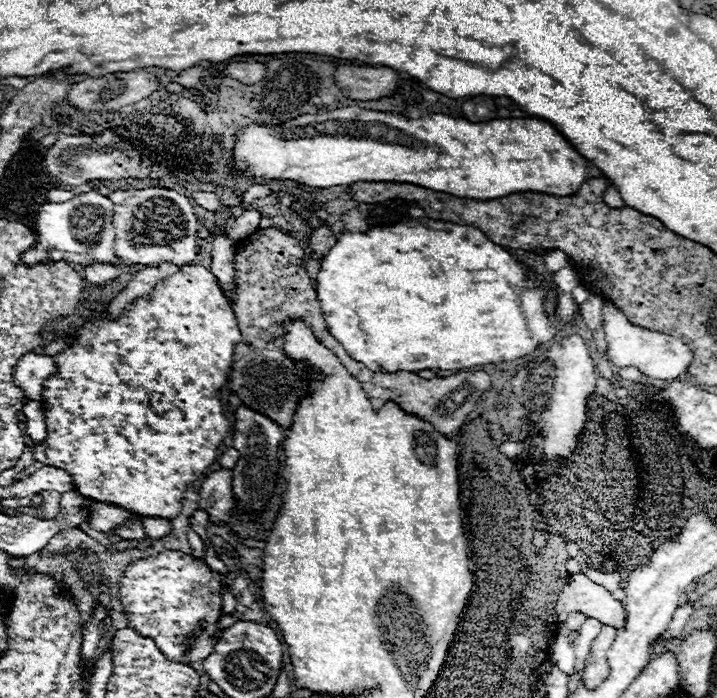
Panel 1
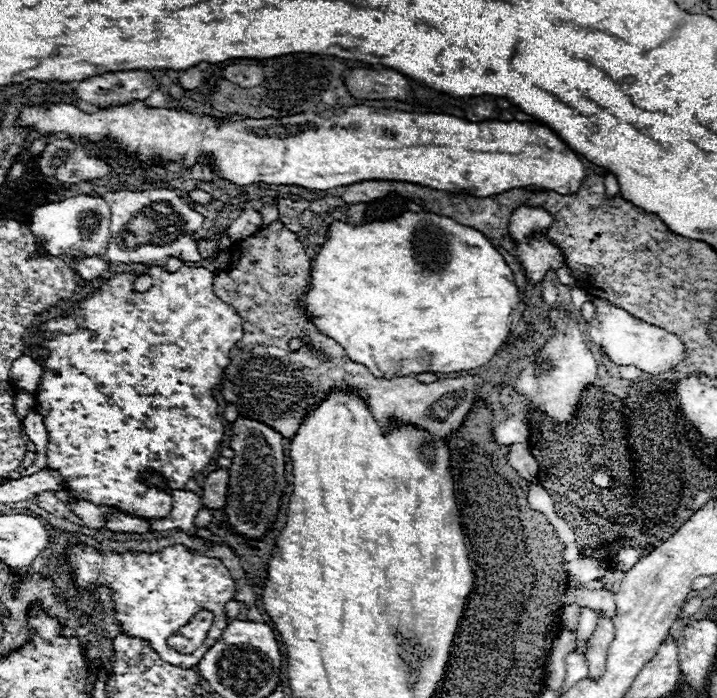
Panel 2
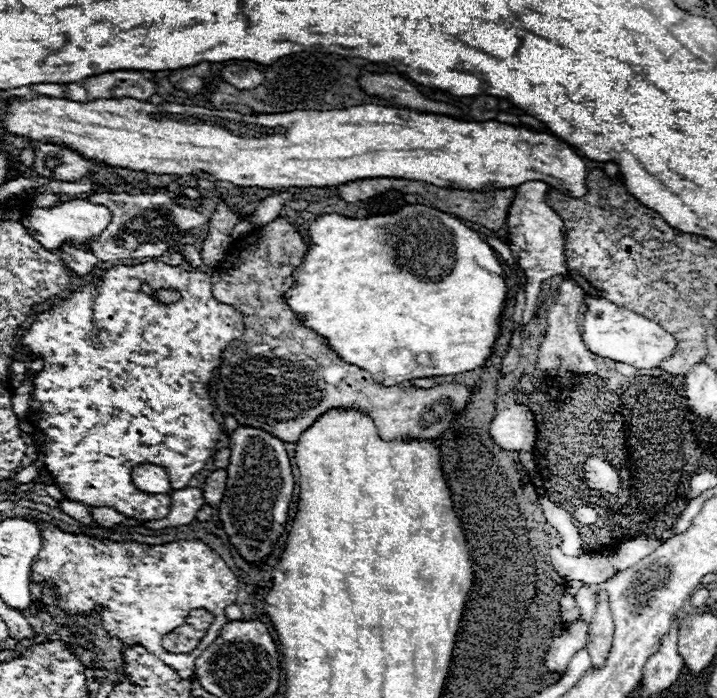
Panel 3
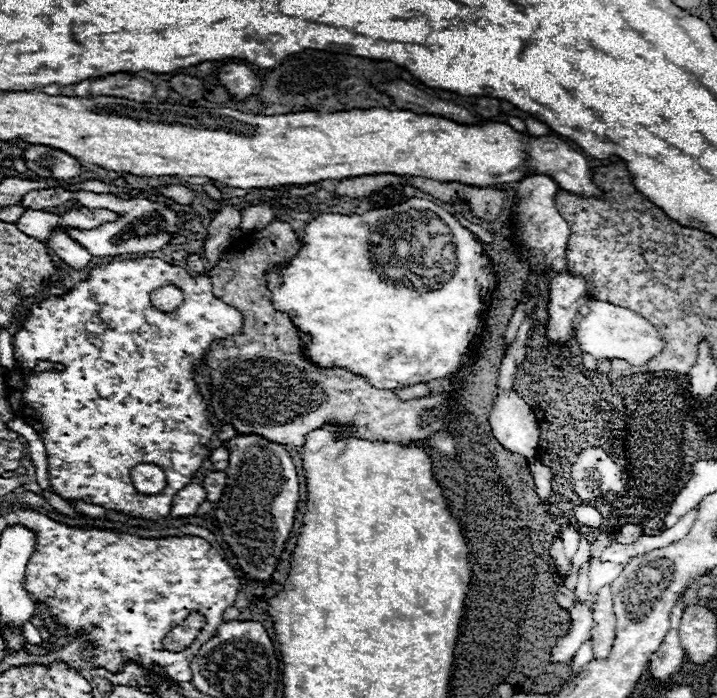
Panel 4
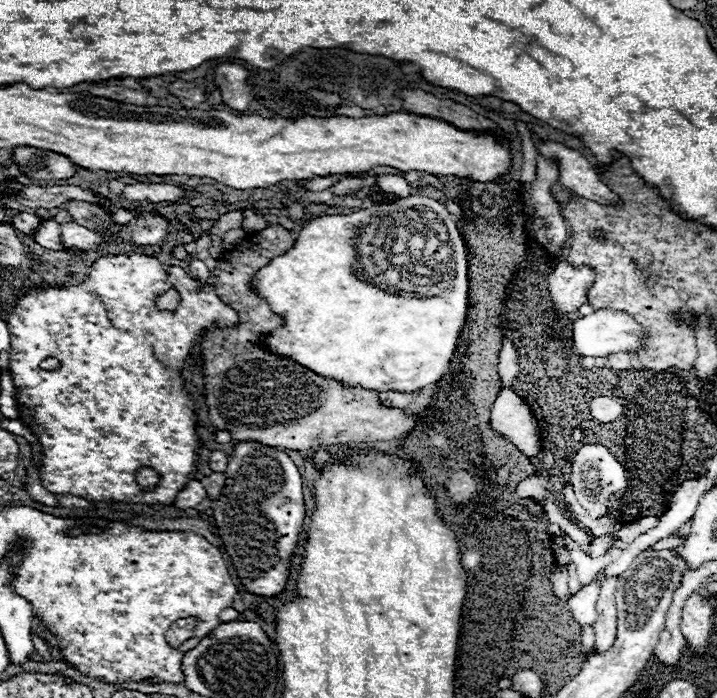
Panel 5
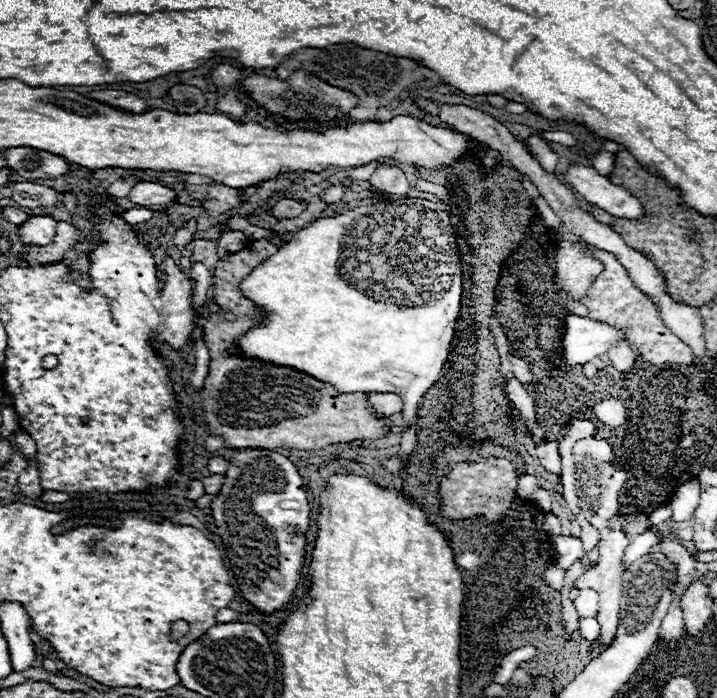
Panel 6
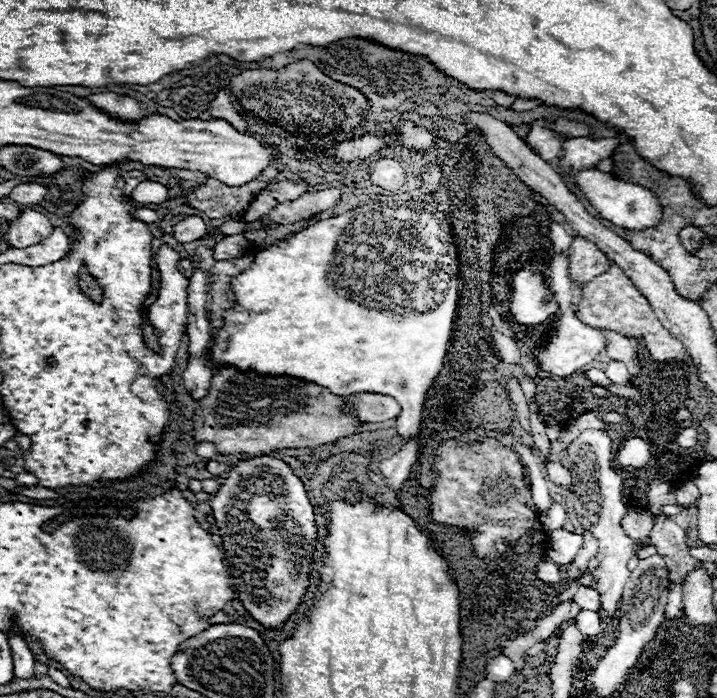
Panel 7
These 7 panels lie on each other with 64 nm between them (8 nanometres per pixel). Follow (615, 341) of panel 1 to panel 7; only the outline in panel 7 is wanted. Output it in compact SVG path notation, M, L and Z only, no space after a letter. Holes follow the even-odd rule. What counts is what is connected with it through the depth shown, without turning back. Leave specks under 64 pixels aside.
M562 308L562 316L556 322L554 330L548 332L546 340L536 342L528 350L528 356L540 370L556 374L560 378L566 378L566 376L586 368L594 360L594 356L598 356L598 352L602 352L604 348L606 348L606 340L604 340L604 334L600 332L600 328L592 328L588 324L582 324L570 308Z

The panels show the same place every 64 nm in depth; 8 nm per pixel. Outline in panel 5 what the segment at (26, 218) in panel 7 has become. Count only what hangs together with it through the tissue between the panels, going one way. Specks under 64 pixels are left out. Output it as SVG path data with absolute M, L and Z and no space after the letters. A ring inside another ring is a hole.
M44 218L44 220L38 224L38 228L36 228L36 232L32 234L32 238L34 238L36 244L40 244L40 246L44 246L44 248L64 250L64 248L60 246L60 226L58 226L58 222L54 222L52 218Z

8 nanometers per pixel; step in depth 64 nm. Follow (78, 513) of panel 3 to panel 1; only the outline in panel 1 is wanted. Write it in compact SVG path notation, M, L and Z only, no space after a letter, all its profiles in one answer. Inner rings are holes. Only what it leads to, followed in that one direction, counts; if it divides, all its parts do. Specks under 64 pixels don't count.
M92 504L88 524L90 524L90 528L94 528L98 532L112 532L112 528L116 528L118 524L122 524L128 518L134 518L134 516L128 510L122 510L118 506Z

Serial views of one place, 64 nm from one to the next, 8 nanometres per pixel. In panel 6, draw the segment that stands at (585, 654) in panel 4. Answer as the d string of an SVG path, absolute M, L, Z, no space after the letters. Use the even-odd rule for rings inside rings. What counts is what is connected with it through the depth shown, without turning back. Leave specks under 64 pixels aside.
M582 618L579 621L579 631L584 639L593 642L599 636L600 626L596 618Z

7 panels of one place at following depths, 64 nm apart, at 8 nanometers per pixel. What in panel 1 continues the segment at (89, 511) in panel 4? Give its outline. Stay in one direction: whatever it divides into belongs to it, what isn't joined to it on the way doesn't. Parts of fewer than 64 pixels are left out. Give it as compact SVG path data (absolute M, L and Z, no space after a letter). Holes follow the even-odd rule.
M134 518L128 524L120 524L114 532L120 538L124 538L124 540L144 540L144 524L142 524L142 518Z

